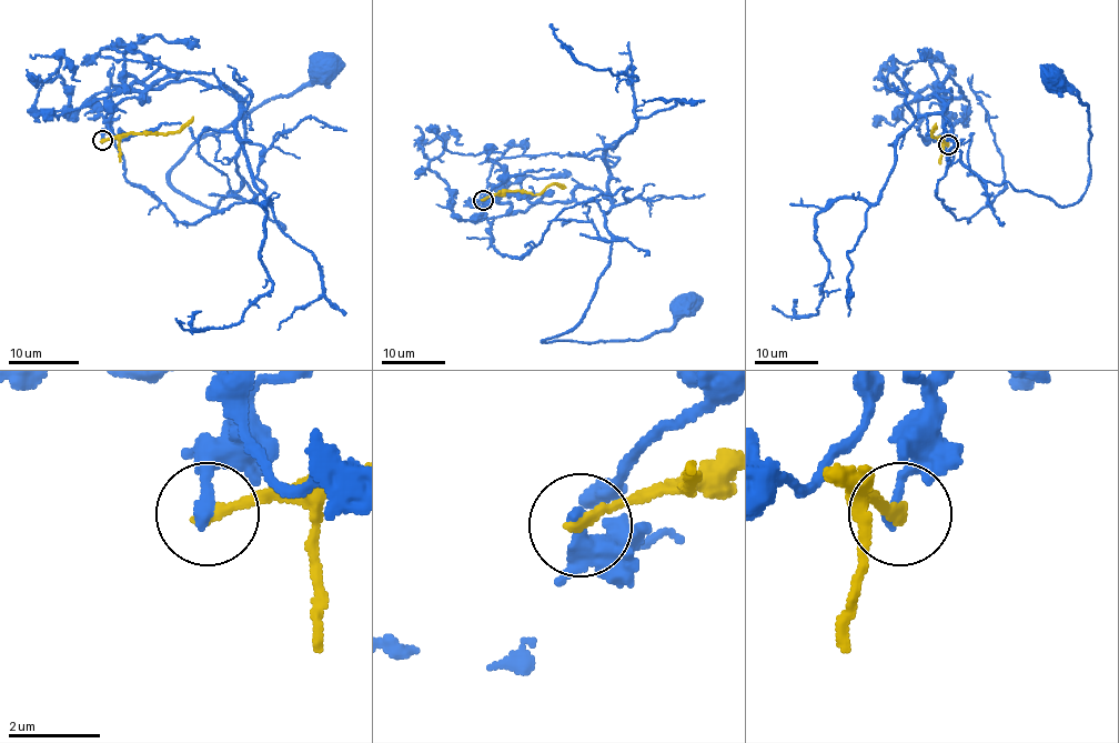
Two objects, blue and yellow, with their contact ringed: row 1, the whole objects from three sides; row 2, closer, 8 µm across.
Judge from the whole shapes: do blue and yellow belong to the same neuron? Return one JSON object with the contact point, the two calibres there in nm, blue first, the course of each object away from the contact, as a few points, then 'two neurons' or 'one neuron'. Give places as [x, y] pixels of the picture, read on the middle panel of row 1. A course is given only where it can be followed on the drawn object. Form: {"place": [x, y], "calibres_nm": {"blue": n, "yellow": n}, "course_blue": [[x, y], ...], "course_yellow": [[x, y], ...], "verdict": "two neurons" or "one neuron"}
{"place": [483, 200], "calibres_nm": {"blue": 280, "yellow": 260}, "course_blue": [[484, 199], [477, 220], [504, 192], [608, 196], [610, 260], [546, 342], [648, 338], [687, 305]], "course_yellow": [[484, 199], [506, 191], [540, 194], [552, 184], [565, 188]], "verdict": "two neurons"}

